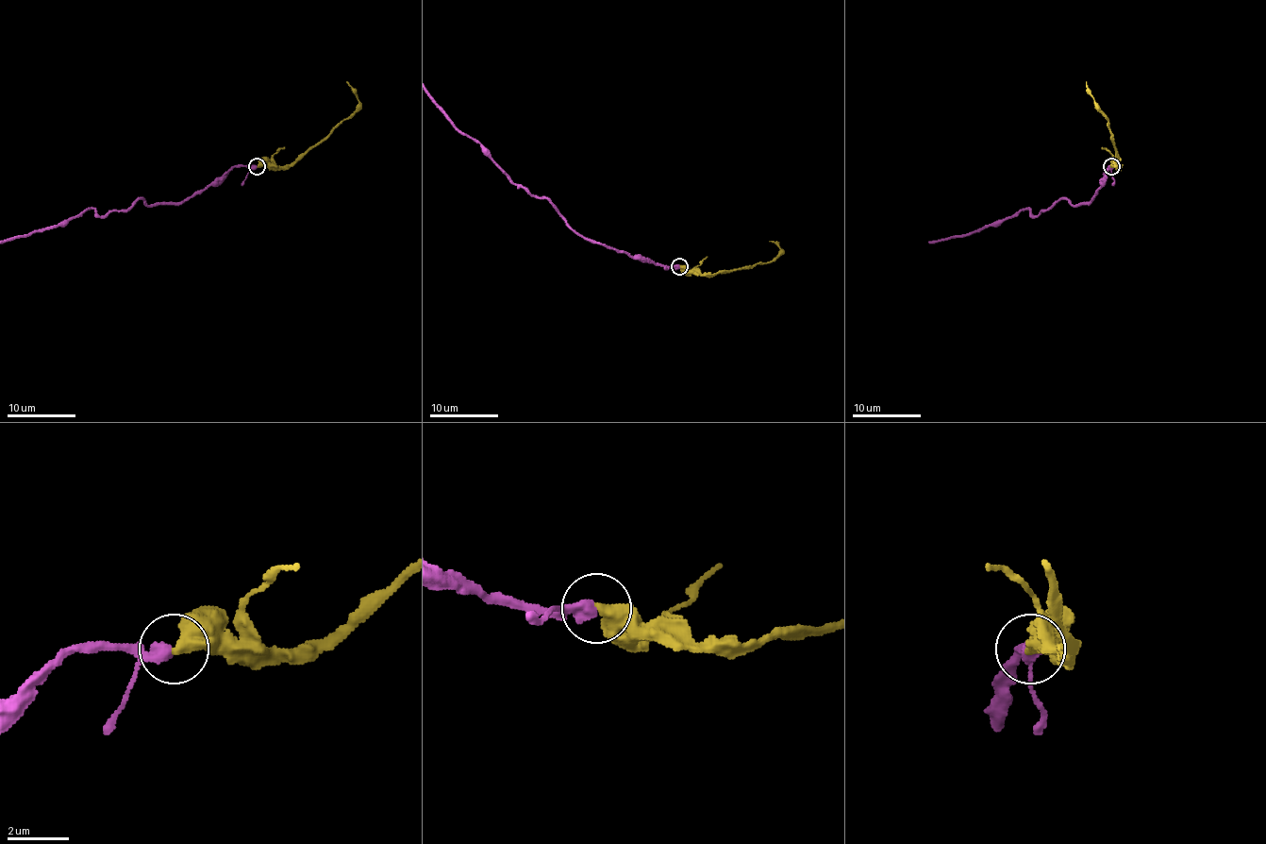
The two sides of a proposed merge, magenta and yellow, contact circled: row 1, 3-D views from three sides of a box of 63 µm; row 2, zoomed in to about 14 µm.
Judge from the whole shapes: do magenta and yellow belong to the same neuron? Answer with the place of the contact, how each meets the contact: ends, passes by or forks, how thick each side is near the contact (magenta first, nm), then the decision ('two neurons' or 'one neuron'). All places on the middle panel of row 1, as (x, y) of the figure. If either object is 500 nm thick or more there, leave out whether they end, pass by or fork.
place (679, 266); calibres 440 and 500 nm; one neuron

